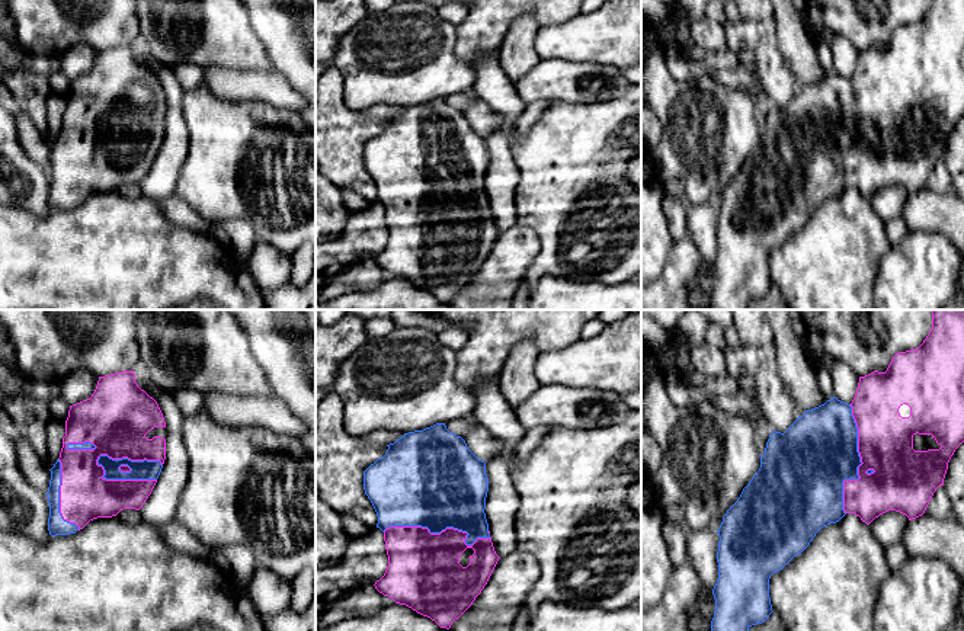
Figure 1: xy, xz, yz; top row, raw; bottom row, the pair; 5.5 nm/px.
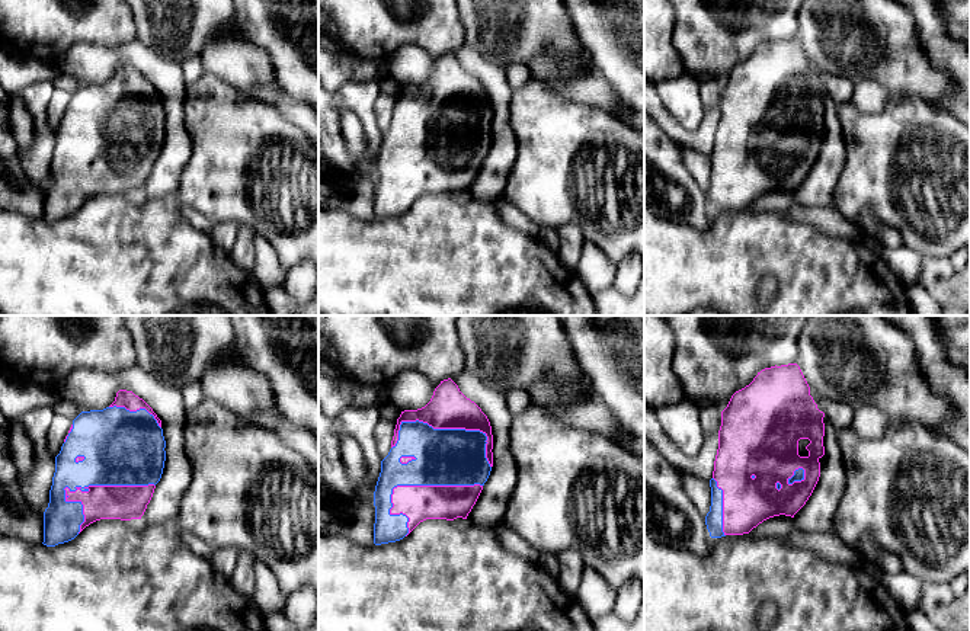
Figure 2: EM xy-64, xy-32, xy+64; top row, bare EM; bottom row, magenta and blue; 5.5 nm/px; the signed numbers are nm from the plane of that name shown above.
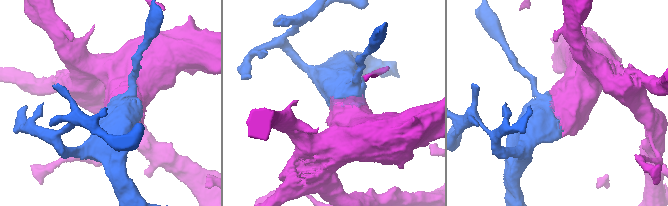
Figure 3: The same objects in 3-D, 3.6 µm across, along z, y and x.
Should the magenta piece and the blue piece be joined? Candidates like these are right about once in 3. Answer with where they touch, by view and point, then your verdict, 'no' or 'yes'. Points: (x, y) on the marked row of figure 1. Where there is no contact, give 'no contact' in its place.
meets magenta in xy at (130, 458); yes

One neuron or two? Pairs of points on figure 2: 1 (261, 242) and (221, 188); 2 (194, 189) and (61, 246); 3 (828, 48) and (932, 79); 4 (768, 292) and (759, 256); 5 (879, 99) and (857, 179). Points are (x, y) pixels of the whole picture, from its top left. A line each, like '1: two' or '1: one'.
1: two
2: two
3: one
4: two
5: two

